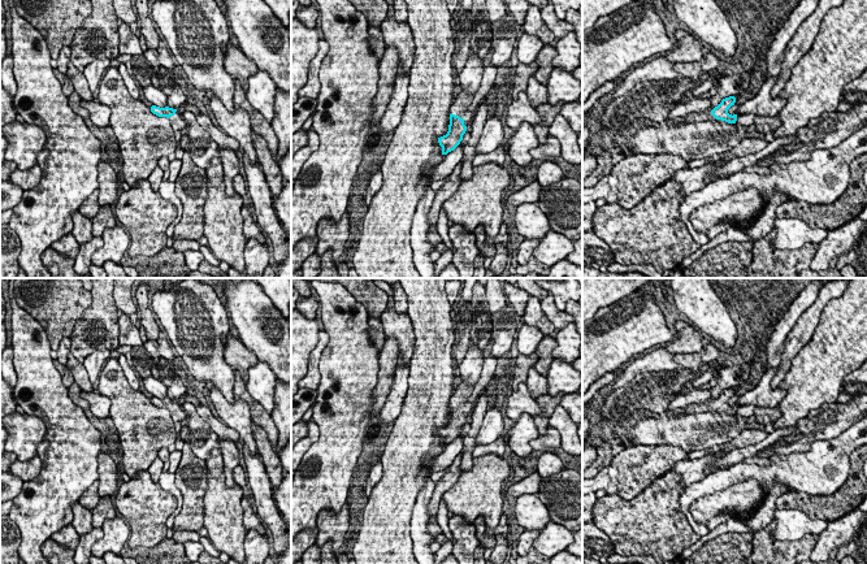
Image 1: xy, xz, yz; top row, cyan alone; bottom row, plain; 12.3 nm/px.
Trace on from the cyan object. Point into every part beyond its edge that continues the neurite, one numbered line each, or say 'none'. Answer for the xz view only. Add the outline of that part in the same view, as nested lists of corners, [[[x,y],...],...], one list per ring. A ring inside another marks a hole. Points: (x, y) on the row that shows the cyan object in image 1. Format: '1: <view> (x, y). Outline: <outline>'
1: xz (463, 100). Outline: [[[460,91],[459,95],[455,97],[452,108],[456,109],[456,113],[463,120],[473,120],[474,113],[468,109],[472,104],[474,95],[469,95],[467,91]]]

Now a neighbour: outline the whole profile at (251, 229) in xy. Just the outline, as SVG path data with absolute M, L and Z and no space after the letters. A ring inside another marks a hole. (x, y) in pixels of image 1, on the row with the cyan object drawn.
M246 205L242 207L242 217L243 217L243 234L246 239L256 239L260 243L265 243L266 238L265 234L259 227L257 222L252 218L252 211L248 209Z

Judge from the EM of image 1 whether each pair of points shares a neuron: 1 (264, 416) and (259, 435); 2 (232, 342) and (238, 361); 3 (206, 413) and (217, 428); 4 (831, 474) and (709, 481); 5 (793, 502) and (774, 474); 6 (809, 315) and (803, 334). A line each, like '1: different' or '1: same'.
1: different
2: same
3: same
4: same
5: different
6: same

